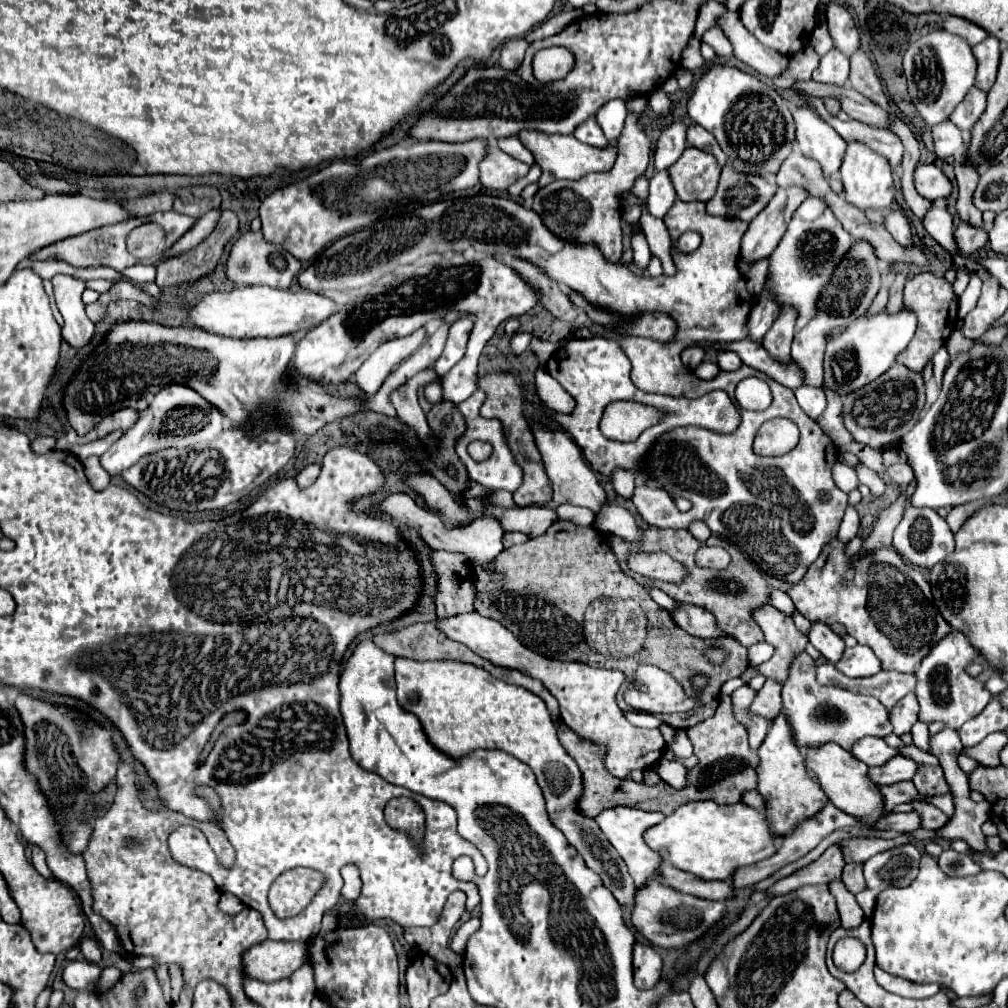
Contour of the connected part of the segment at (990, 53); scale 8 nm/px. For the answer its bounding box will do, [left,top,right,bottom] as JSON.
[973,36,1001,90]

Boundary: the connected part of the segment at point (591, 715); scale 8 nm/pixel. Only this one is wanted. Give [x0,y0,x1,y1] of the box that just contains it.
[439,612,665,778]

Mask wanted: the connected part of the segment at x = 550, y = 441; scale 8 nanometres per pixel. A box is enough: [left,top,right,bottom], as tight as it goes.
[531,424,607,520]

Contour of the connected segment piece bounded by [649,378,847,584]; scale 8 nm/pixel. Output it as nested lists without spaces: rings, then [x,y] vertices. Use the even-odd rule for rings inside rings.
[[[769,378],[769,388],[773,394],[771,406],[763,412],[741,410],[741,426],[733,436],[717,436],[705,428],[689,426],[689,428],[677,428],[659,438],[659,442],[653,446],[649,456],[651,476],[659,480],[669,492],[691,500],[693,508],[687,514],[677,516],[677,522],[659,522],[651,526],[689,528],[693,520],[705,520],[713,534],[731,540],[765,574],[795,584],[803,578],[807,568],[817,560],[823,546],[837,534],[847,506],[847,494],[835,486],[831,478],[831,460],[825,458],[827,450],[833,450],[831,440],[823,434],[819,424],[799,408],[789,388],[777,384],[773,378]]]

